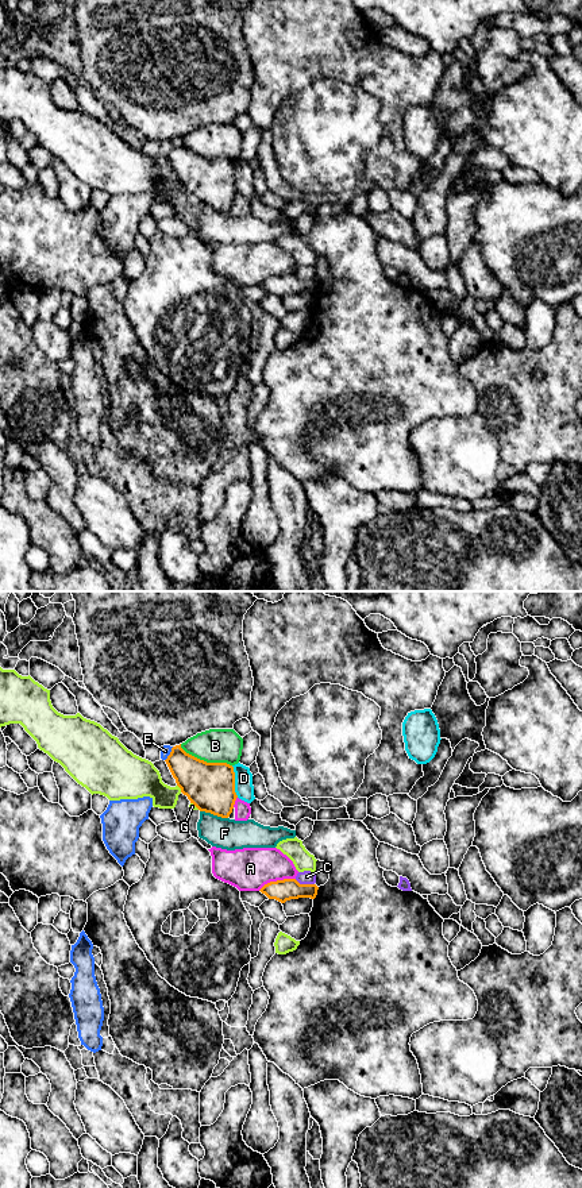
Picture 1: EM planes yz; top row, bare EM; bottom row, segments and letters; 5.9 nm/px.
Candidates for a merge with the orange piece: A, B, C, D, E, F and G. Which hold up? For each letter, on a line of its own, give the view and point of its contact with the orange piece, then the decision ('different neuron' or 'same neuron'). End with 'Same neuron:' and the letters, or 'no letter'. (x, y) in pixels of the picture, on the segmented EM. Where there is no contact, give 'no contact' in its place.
A: yz (277, 880) | different neuron
B: yz (205, 762) | different neuron
C: yz (304, 884) | different neuron
D: yz (234, 782) | different neuron
E: yz (170, 753) | different neuron
F: yz (214, 814) | different neuron
G: yz (180, 787) | different neuron
Same neuron: no letter

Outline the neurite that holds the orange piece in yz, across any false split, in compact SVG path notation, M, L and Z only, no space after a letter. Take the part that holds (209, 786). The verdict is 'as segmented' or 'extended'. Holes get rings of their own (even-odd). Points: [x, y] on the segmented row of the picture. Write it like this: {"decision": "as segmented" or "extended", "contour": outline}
{"decision": "as segmented", "contour": "M181 744L165 760L181 792L200 811L228 818L235 801L235 772L227 763L207 763L186 753Z"}

